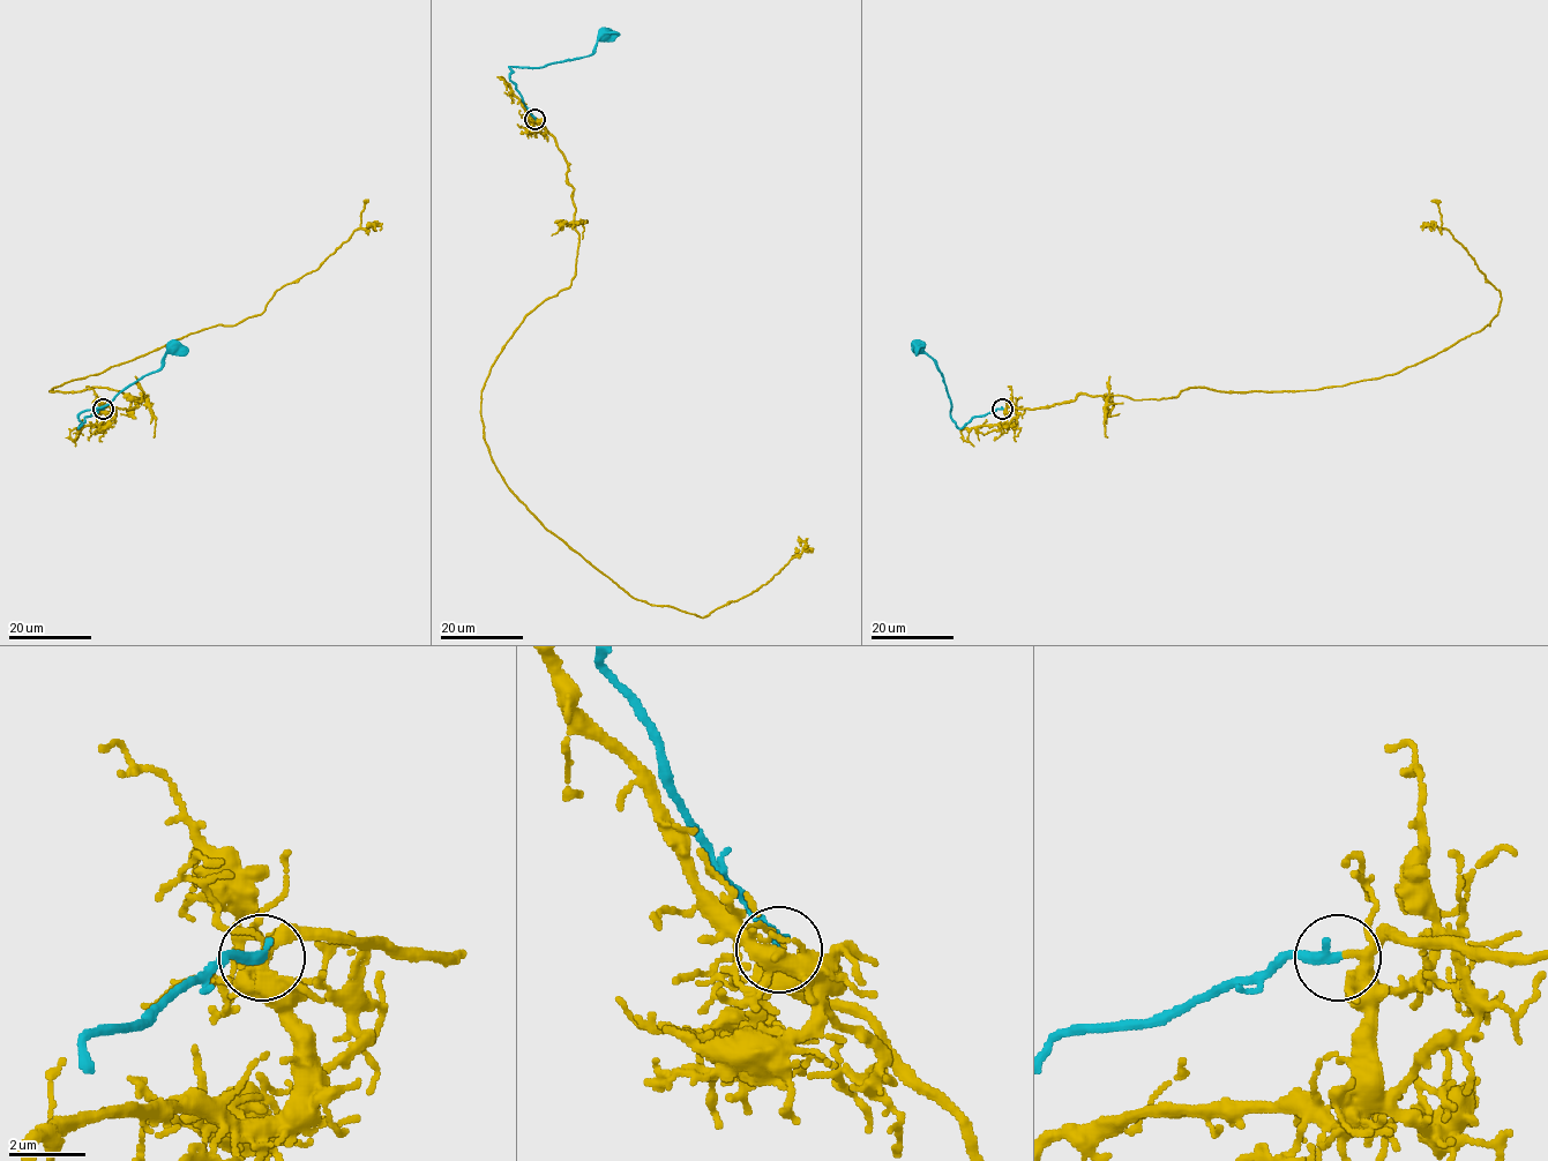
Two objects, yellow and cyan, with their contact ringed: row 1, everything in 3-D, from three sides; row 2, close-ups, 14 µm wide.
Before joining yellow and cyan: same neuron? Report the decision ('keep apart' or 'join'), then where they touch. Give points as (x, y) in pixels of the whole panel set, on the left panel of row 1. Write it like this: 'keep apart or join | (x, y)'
join | (103, 409)

